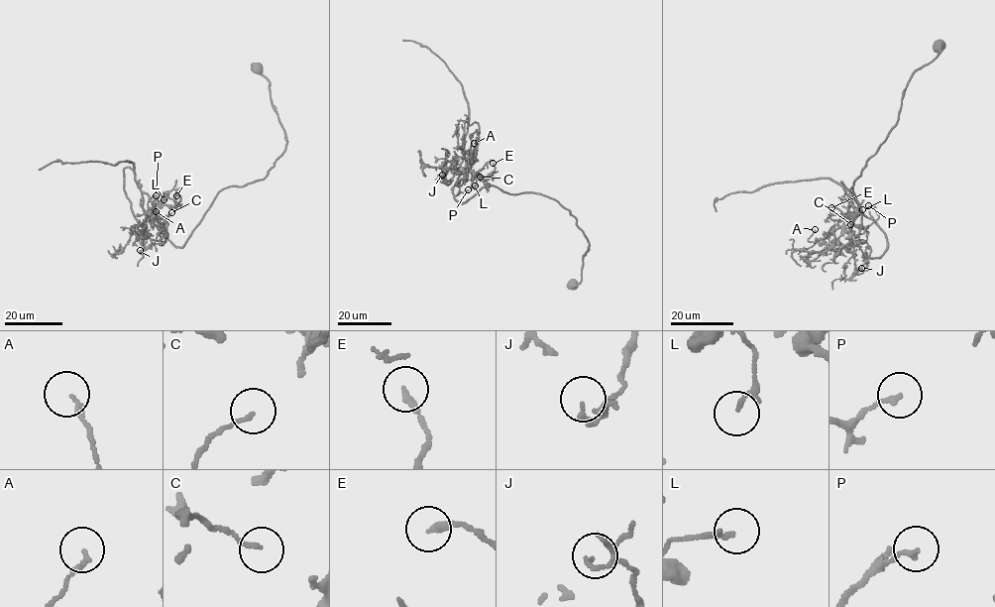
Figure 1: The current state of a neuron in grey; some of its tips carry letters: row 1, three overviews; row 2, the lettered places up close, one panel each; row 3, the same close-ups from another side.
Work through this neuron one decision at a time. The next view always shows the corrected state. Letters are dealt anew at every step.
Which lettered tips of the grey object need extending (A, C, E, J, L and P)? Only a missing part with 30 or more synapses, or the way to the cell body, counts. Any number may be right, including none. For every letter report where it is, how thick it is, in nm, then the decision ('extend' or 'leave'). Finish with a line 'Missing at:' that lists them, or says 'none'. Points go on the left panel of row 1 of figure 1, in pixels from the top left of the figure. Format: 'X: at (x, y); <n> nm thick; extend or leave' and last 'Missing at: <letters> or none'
A: at (156, 211); 160 nm thick; leave
C: at (171, 212); 130 nm thick; leave
E: at (176, 195); 190 nm thick; leave
J: at (140, 250); 140 nm thick; leave
L: at (164, 199); 130 nm thick; leave
P: at (156, 195); 160 nm thick; leave
Missing at: none

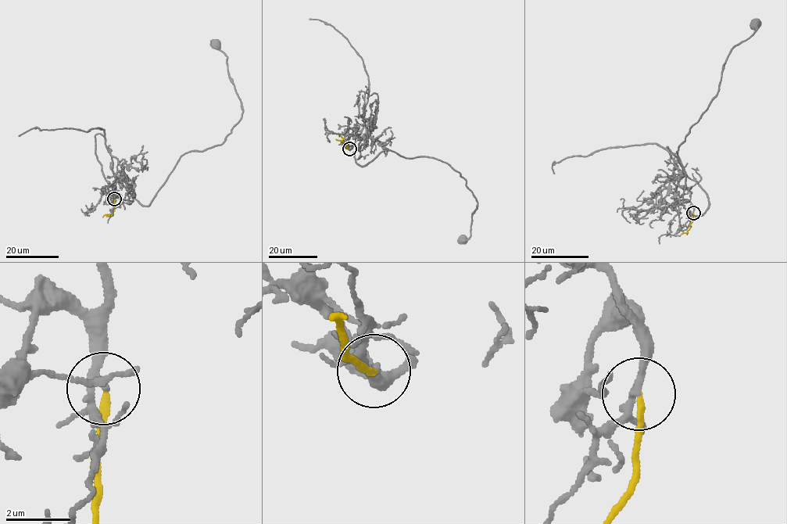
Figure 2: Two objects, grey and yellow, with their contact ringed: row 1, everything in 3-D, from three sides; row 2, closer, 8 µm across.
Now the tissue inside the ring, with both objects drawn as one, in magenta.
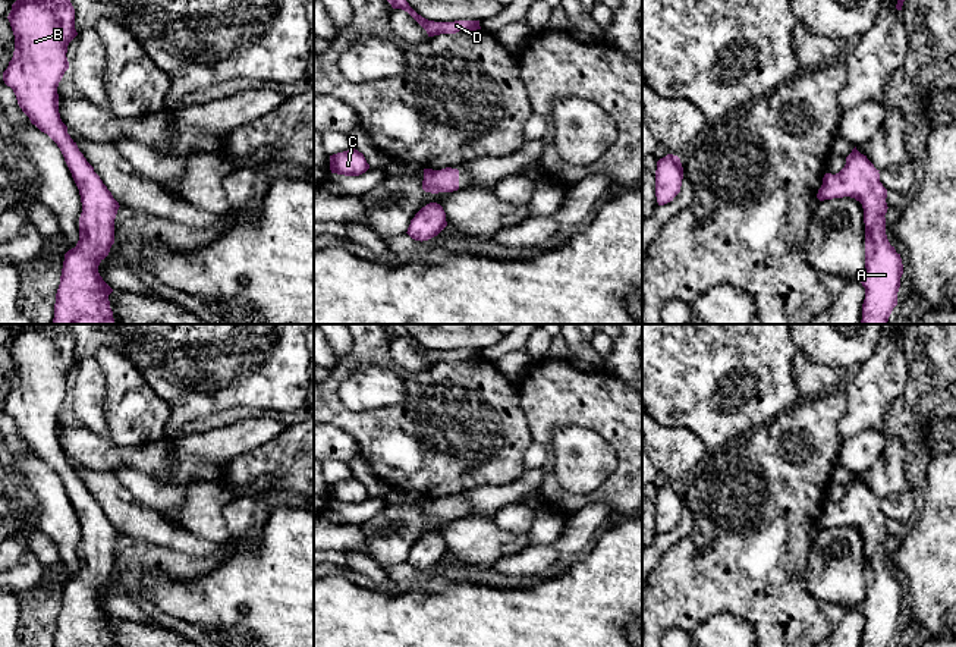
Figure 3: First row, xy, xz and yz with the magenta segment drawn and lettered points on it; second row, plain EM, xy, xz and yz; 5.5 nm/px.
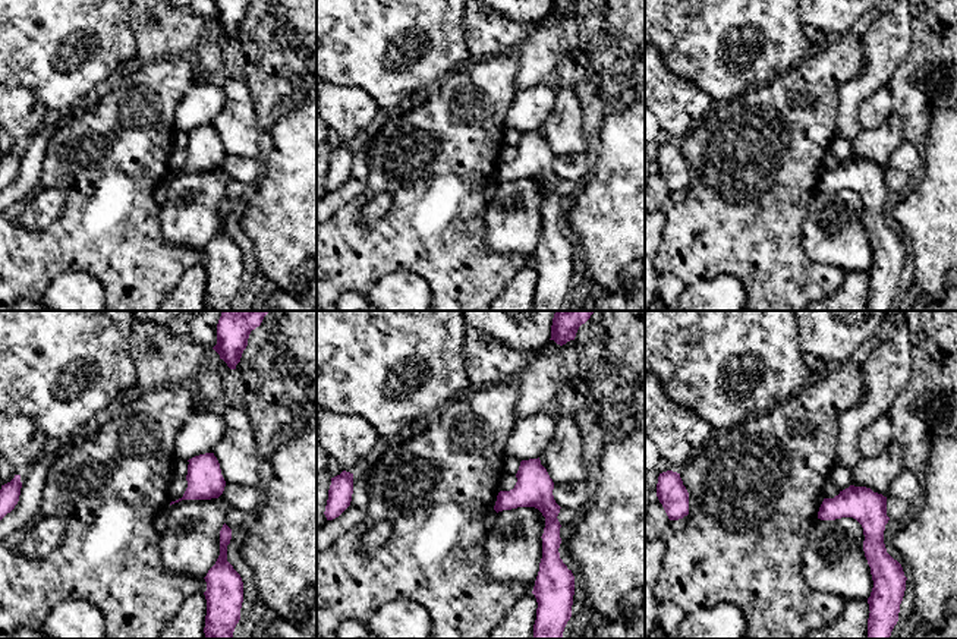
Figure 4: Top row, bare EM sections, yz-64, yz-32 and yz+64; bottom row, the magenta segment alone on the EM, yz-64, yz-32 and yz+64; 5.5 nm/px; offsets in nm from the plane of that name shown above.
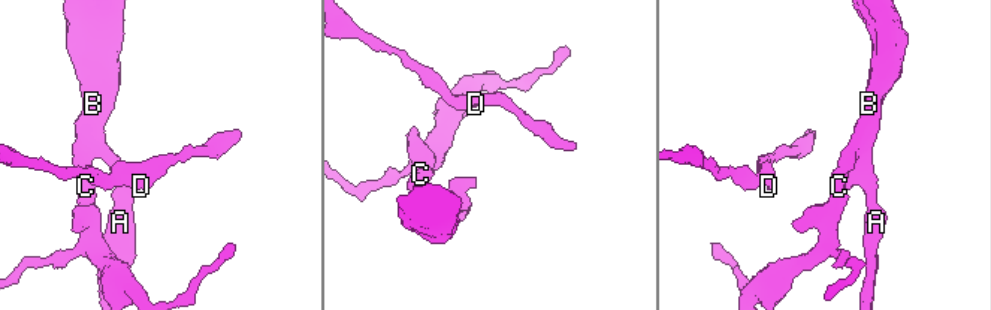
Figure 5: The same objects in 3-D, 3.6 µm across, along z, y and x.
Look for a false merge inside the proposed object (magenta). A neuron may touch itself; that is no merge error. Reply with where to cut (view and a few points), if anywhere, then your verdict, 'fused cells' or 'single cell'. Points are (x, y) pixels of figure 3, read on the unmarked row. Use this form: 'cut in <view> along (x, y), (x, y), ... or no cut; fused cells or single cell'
no cut; single cell

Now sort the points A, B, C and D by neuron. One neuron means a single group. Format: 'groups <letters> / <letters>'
groups A B C D

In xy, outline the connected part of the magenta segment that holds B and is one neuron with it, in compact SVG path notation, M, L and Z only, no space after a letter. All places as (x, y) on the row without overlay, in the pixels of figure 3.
M21 324L12 333L7 348L15 364L15 380L3 401L3 409L13 418L19 436L31 452L47 462L60 477L82 531L79 569L65 582L54 647L113 647L109 629L113 618L100 604L98 594L114 572L114 547L120 534L79 480L59 442L57 415L69 398L67 374L78 364L75 337L66 324Z

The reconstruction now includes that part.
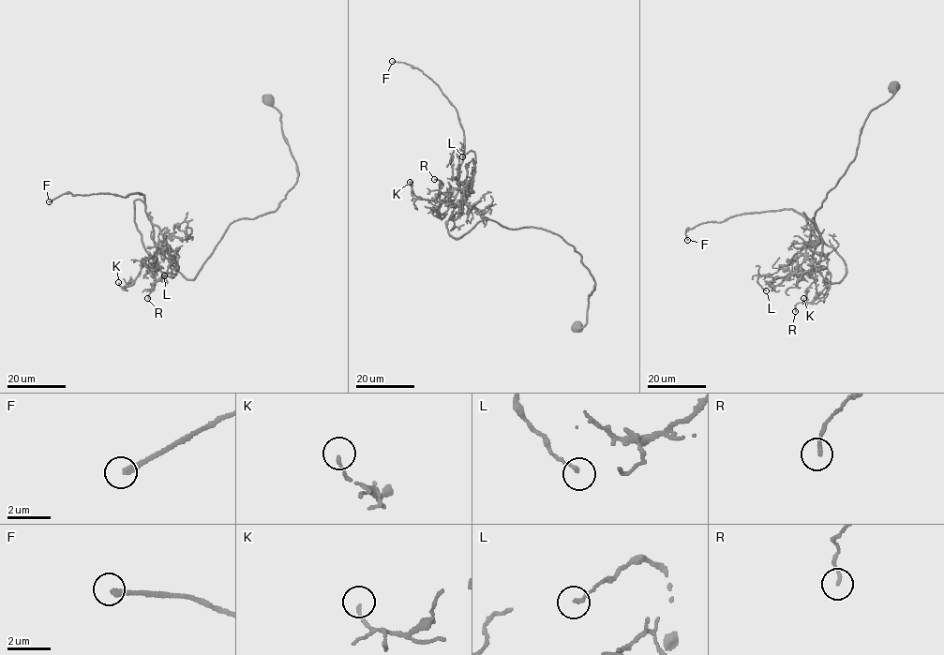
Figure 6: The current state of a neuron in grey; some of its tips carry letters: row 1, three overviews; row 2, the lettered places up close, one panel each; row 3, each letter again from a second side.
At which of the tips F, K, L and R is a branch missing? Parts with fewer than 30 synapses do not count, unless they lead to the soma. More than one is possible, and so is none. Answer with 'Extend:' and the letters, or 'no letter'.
Extend: no letter

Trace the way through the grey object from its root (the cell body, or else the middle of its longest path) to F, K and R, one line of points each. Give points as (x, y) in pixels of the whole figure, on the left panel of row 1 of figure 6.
F: (270, 98), (296, 184), (274, 211), (232, 221), (193, 279), (155, 244), (143, 195), (66, 193), (49, 201)
K: (270, 98), (298, 174), (278, 207), (232, 221), (189, 279), (136, 200), (149, 256), (118, 282)
R: (270, 98), (296, 184), (274, 211), (232, 221), (189, 279), (136, 200), (162, 274), (147, 298)

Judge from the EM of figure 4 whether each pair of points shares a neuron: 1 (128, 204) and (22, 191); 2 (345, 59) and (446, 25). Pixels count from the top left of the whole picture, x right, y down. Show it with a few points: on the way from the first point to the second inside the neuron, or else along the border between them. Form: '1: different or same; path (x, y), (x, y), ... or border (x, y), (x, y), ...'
1: different; border (44, 154), (37, 188)
2: same; path (370, 34), (378, 25), (421, 25)

